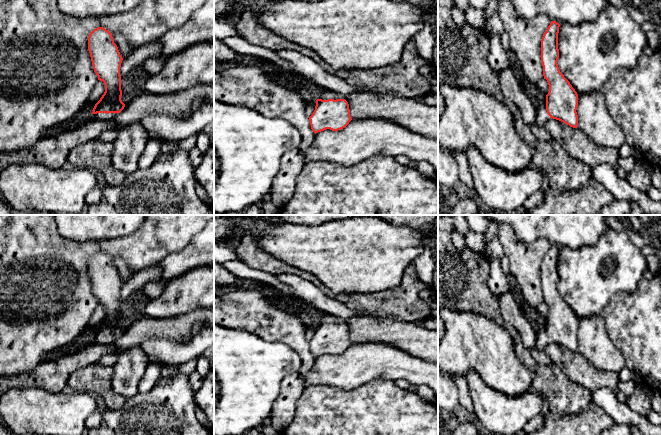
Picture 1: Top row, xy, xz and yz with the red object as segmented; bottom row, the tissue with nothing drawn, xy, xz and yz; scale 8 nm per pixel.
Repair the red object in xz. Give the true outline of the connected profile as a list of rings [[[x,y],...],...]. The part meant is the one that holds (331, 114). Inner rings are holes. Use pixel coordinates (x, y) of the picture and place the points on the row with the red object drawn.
[[[319,90],[316,106],[309,117],[312,131],[318,132],[330,129],[338,131],[345,128],[352,120],[348,102],[345,96],[330,90]]]

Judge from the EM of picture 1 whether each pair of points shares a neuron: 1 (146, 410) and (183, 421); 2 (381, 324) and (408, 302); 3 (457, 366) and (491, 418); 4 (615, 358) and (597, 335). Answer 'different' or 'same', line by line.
1: same
2: different
3: different
4: same

